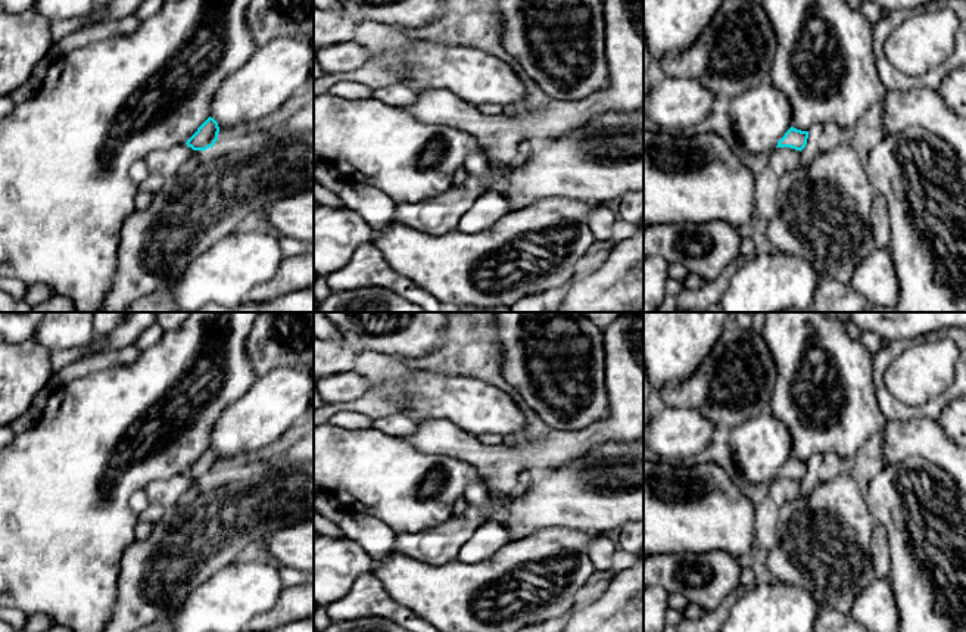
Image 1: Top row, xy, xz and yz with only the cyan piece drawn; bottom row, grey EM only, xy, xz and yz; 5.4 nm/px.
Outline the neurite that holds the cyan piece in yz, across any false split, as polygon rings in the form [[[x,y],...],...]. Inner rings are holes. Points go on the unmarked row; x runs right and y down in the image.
[[[791,457],[785,466],[778,471],[776,477],[791,477],[795,480],[803,480],[807,474],[808,461],[801,461]]]

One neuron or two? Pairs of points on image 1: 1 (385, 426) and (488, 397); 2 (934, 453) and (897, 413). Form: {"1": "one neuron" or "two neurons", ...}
{"1": "two neurons", "2": "two neurons"}

